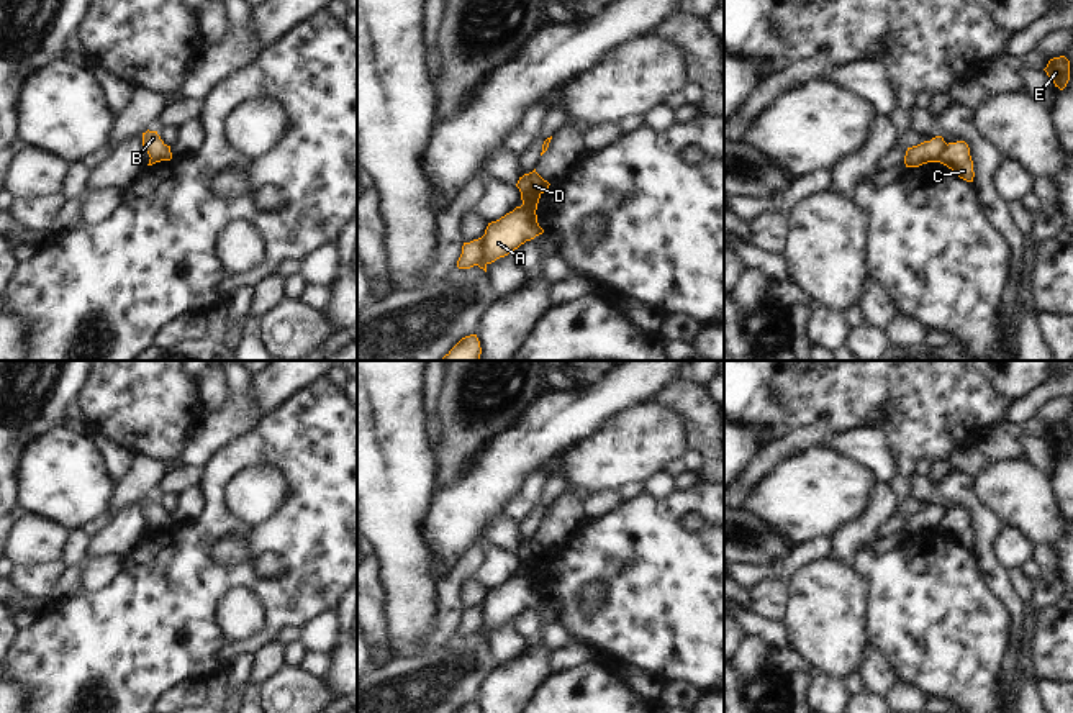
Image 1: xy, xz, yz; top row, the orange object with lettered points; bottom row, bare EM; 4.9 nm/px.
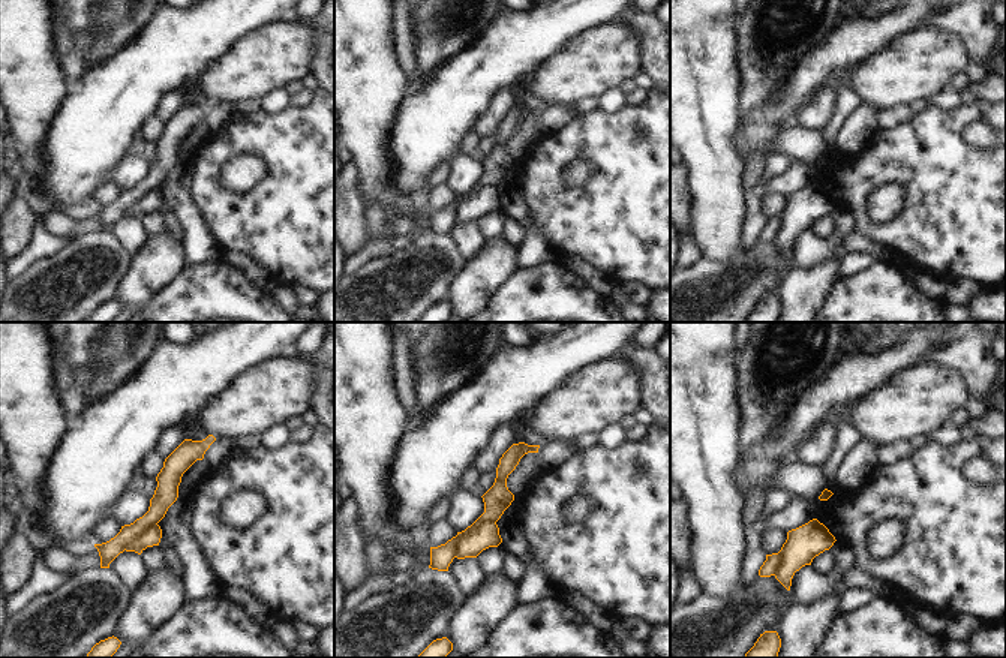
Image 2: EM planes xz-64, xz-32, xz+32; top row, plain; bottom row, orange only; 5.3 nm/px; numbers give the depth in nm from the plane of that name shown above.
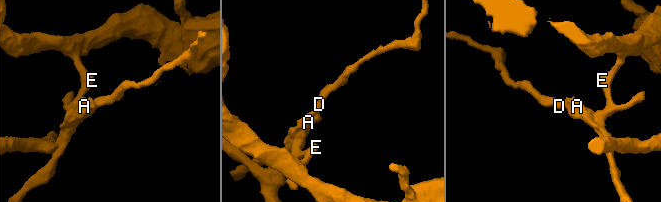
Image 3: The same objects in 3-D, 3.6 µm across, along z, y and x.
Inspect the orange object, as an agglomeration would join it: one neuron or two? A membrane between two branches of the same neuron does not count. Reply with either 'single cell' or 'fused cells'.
fused cells

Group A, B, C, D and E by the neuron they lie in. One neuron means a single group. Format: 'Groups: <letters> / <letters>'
Groups: A C E / B D.

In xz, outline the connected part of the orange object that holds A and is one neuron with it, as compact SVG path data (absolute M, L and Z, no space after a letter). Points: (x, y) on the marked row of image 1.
M524 205L516 207L500 220L488 223L483 234L483 259L478 267L487 272L488 264L513 254L521 244L542 233L544 229L537 223L537 215Z

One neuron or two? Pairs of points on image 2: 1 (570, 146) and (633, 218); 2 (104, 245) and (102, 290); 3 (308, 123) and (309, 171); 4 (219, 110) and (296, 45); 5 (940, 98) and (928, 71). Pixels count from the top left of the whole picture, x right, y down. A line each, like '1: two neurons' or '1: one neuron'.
1: one neuron
2: one neuron
3: one neuron
4: two neurons
5: two neurons

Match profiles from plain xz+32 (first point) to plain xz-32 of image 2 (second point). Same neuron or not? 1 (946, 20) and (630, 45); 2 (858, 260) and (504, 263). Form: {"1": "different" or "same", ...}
{"1": "different", "2": "different"}

